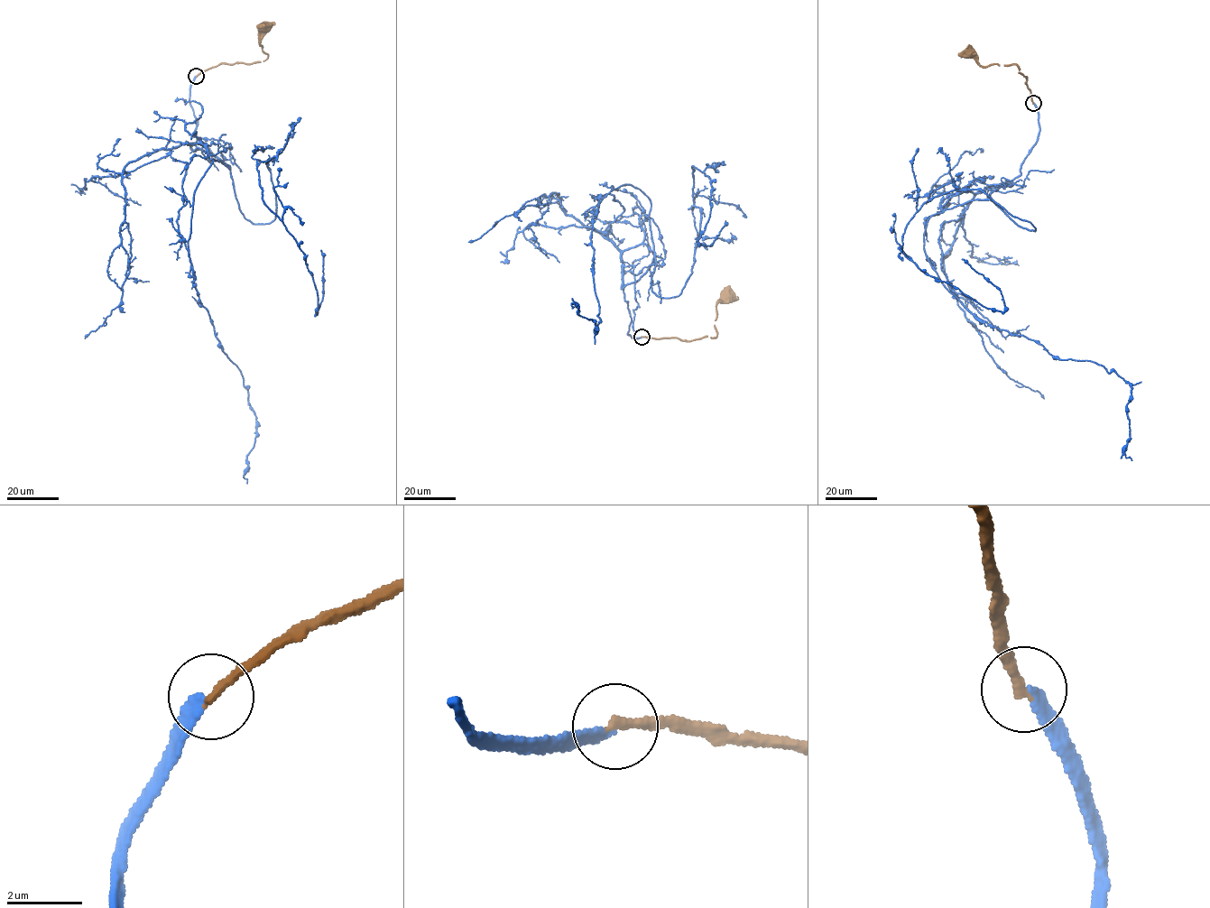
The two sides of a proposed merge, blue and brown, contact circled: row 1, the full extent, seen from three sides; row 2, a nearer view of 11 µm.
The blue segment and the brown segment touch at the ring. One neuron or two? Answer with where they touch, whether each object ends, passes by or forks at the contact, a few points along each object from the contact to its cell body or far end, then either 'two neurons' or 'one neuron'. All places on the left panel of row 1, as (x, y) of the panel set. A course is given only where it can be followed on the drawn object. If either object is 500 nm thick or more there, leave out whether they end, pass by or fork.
(196, 76) | blue ends | brown ends | blue via (196, 76), (191, 148), (254, 223), (275, 218), (266, 160), (316, 314), (321, 250) | brown via (196, 76), (220, 64), (254, 63), (266, 60), (267, 54), (259, 43), (263, 26) | two neurons

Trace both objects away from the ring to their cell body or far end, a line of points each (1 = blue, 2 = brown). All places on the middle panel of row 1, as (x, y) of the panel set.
1: (641, 338), (622, 288), (655, 264), (651, 291), (680, 292), (692, 165), (712, 189), (700, 245), (725, 220)
2: (641, 337), (677, 338), (688, 340), (706, 336), (714, 338), (717, 336), (715, 303), (726, 297)

